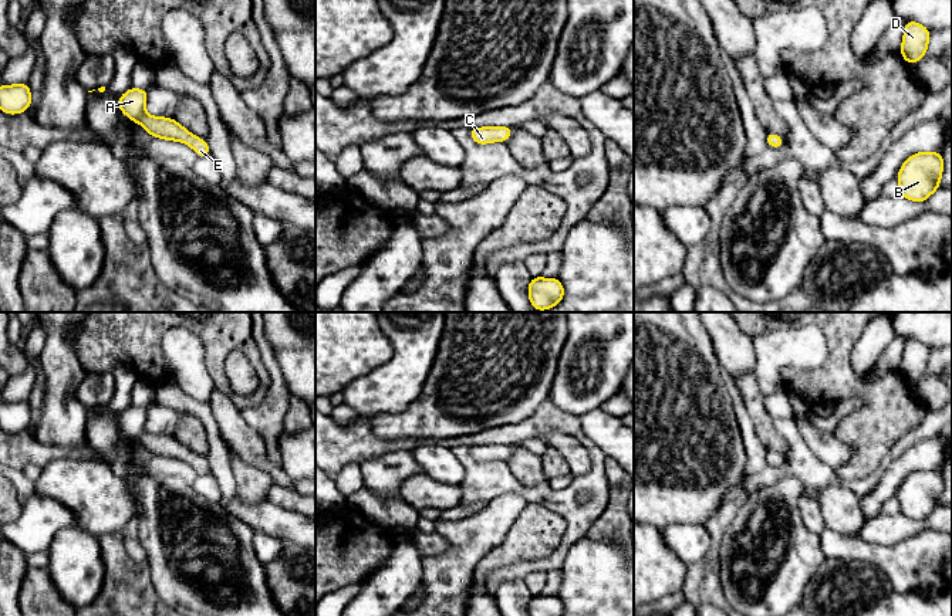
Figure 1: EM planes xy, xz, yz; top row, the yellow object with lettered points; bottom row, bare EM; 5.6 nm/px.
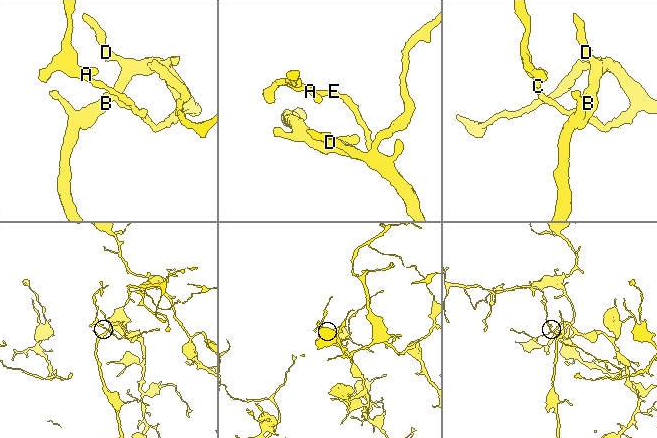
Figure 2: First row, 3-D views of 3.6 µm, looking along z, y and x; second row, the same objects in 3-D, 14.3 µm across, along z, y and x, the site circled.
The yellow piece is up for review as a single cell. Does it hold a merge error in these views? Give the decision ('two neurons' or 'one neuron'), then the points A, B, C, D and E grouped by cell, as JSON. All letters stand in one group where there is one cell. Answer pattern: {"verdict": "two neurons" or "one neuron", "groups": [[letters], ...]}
{"verdict": "one neuron", "groups": [["A", "B", "C", "D", "E"]]}

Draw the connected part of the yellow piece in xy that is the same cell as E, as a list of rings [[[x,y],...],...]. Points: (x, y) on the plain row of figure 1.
[[[131,405],[119,414],[117,423],[132,440],[141,441],[152,456],[186,461],[196,470],[198,475],[210,473],[210,466],[206,457],[192,453],[176,437],[149,434],[145,429],[146,417],[146,407]]]

